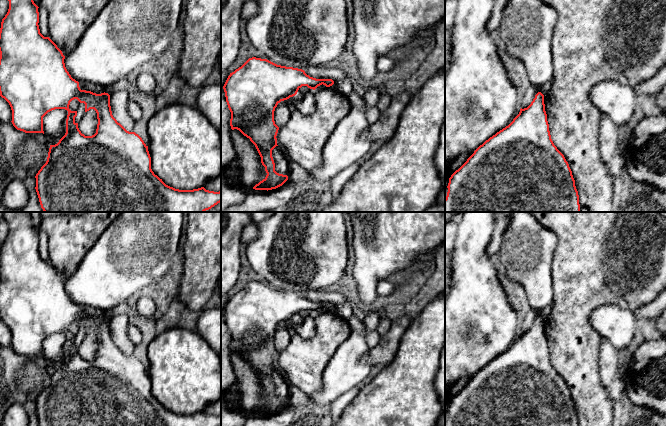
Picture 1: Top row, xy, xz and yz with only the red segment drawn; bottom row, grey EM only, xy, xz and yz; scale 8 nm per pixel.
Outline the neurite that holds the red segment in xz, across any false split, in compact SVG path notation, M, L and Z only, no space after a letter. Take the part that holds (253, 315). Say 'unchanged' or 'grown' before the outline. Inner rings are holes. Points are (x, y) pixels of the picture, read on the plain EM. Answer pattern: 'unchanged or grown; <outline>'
unchanged; M256 281L249 282L228 300L223 313L231 336L231 353L239 354L255 369L267 397L266 401L253 413L267 415L276 413L288 404L287 399L275 395L275 387L272 381L272 374L278 370L276 360L279 354L274 345L275 332L281 325L295 320L302 310L315 314L322 308L330 311L334 308L334 305L332 303L316 303L307 299L302 293L277 289L267 283Z

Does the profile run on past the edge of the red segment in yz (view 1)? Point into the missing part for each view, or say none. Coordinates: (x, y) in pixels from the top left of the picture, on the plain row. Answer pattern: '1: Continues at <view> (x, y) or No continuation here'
1: No continuation here

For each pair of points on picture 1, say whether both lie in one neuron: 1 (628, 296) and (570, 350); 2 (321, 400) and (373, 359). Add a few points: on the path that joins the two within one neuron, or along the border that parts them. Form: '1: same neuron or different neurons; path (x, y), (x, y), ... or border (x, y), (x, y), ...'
1: same neuron; path (607, 296), (597, 296), (570, 323), (570, 329)
2: different neurons; border (370, 348), (363, 359), (372, 366)

